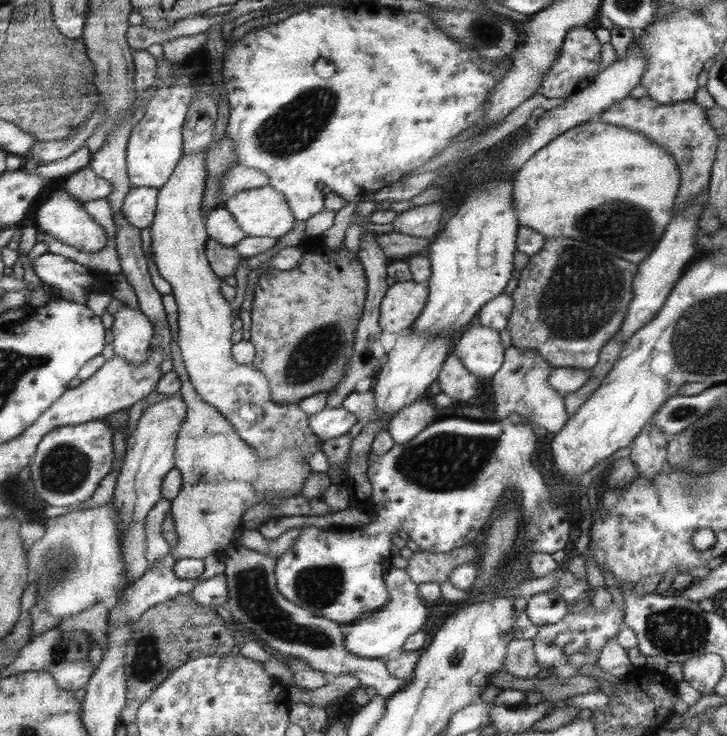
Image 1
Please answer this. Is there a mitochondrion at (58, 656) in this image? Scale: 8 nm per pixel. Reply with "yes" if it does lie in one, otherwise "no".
no

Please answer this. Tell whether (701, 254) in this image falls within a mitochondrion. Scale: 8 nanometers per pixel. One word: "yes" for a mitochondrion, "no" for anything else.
no

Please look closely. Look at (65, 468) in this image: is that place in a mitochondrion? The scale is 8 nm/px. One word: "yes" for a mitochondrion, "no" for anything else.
yes

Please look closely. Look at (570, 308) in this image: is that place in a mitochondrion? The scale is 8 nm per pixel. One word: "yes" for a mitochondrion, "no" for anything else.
yes

